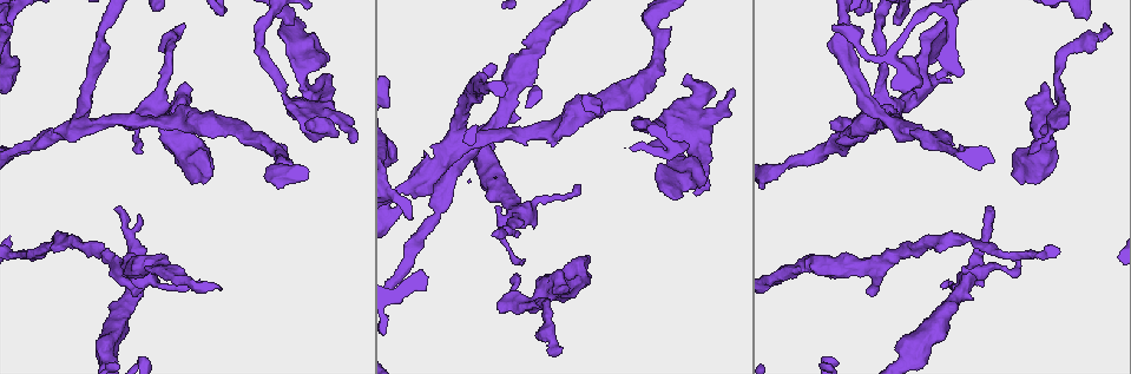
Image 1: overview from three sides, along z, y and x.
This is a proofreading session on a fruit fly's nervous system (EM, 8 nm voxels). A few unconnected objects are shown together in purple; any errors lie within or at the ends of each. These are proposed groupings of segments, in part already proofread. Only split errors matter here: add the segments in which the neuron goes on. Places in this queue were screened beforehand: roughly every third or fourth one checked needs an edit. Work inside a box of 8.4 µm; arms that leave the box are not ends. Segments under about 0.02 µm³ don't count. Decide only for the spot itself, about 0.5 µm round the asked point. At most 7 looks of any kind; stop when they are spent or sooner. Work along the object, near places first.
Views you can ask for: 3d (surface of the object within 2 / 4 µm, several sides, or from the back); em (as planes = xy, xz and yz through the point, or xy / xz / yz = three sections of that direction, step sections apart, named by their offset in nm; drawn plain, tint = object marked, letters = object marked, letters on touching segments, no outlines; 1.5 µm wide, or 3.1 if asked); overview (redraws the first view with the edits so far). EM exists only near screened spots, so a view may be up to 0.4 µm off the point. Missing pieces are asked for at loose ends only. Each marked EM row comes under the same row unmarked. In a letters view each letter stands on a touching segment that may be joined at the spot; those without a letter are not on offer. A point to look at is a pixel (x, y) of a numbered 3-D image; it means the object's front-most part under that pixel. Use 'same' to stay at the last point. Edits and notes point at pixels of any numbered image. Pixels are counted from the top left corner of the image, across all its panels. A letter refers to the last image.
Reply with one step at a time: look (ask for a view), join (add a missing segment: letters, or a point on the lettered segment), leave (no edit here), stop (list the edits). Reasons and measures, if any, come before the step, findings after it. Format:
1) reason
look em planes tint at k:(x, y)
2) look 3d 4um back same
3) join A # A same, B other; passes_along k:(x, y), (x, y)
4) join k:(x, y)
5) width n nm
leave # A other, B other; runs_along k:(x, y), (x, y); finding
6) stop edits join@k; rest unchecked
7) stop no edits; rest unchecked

free end
look 3d 2um at 1:(139, 288)

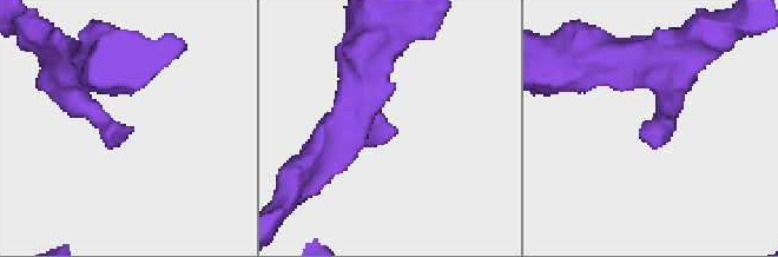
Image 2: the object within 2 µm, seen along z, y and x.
look em xz step 4 tint at 2:(396, 129)

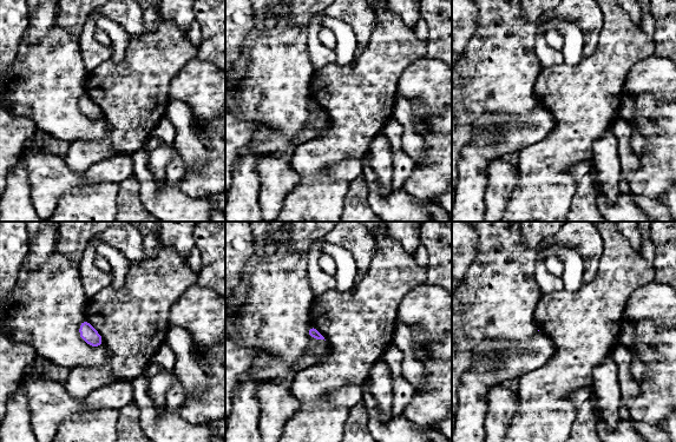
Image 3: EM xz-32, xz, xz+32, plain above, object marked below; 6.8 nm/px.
cut it another way
look em planes letters same

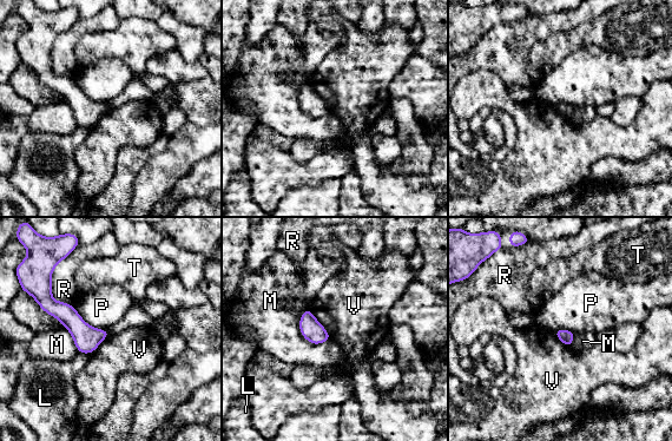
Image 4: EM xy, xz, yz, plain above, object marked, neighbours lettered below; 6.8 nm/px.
leave # L other, M other, P other, R other, T other, V other; none of them fits

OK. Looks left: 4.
look em planes letters at 1:(688, 73)

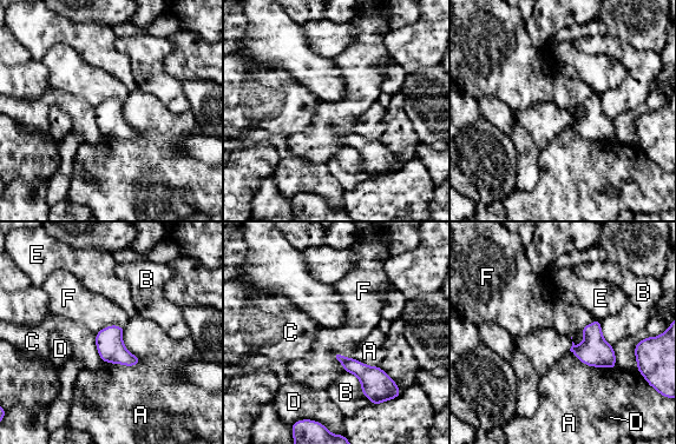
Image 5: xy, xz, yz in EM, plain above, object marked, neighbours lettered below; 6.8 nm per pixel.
leave # A other, B other, C other, D other, E other, F other; border 5:(336, 353), (336, 359), (345, 371); none of them fits

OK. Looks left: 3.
an open end
look em xz step 8 letters at 1:(497, 306)

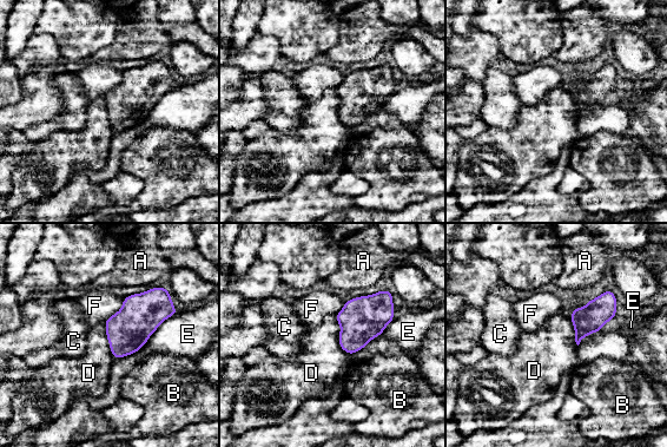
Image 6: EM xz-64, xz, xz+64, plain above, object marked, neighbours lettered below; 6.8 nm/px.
cut it another way
look em xy step 8 letters same

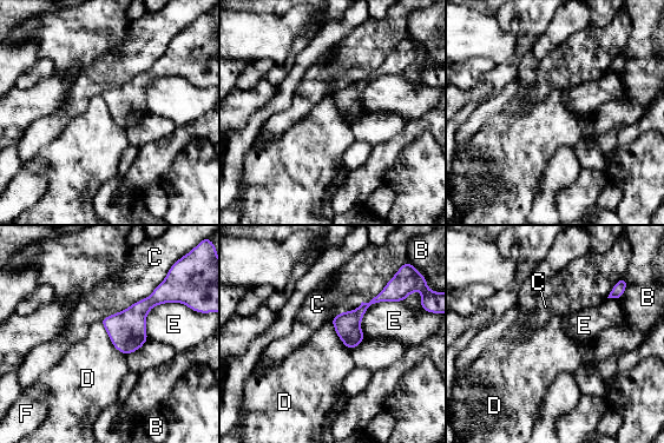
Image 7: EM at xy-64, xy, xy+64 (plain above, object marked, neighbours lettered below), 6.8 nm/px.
width 140 nm; longest_contact E 360 nm
leave # B other, C other, D other, E other, F other; none of them fits

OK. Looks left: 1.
stop no edits; rest unchecked

